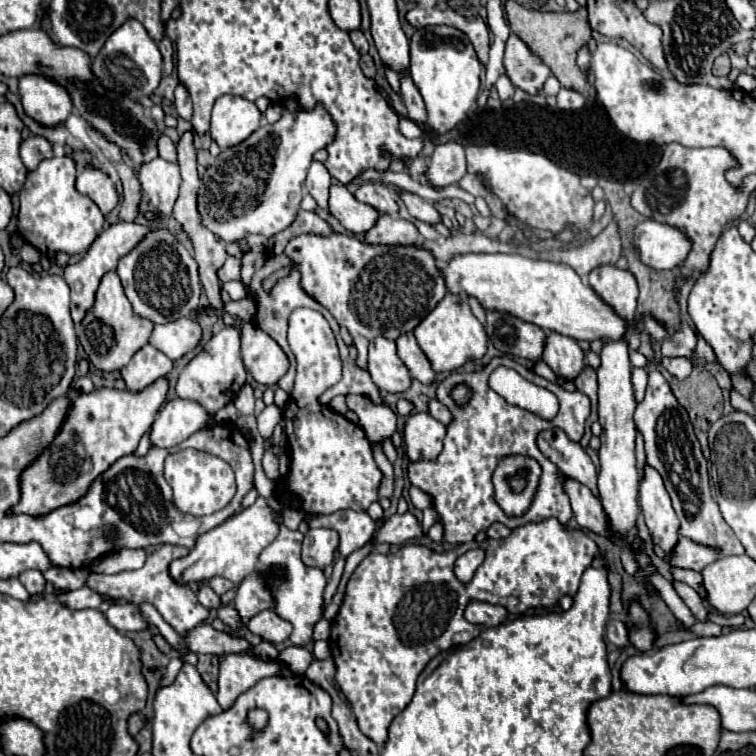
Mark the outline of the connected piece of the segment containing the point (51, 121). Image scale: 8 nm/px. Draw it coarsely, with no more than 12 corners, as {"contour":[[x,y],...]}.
{"contour":[[26,75],[24,113],[44,127],[66,123],[70,97],[50,79]]}

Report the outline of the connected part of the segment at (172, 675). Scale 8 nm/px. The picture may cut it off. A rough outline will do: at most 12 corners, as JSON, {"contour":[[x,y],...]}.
{"contour":[[173,658],[165,668],[159,686],[172,684],[183,661]]}

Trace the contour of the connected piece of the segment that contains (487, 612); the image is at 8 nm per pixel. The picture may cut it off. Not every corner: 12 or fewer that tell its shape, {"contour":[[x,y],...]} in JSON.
{"contour":[[472,599],[464,609],[470,623],[496,627],[508,619],[508,611]]}

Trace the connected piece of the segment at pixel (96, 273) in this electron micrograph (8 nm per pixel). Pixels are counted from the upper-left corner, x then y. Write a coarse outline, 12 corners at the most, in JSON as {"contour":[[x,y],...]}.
{"contour":[[112,223],[88,253],[64,269],[72,319],[92,307],[104,273],[114,271],[154,227]]}

